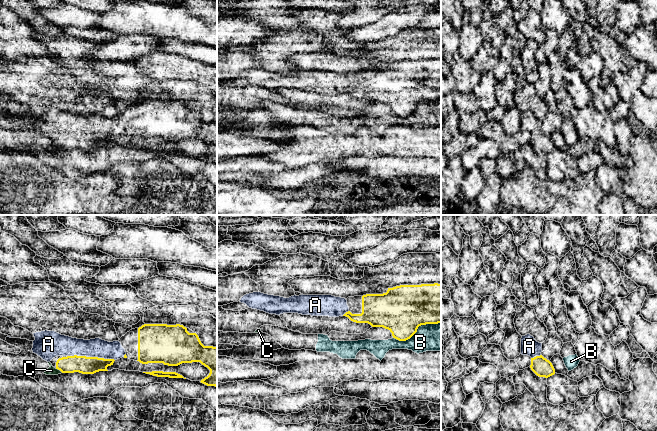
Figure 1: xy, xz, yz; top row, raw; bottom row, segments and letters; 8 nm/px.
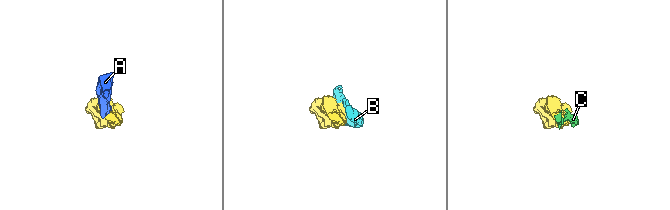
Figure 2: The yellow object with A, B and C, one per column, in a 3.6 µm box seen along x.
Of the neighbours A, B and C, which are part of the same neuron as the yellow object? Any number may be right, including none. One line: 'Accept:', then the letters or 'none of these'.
Accept: A

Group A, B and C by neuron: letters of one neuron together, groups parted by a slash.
A / B / C

